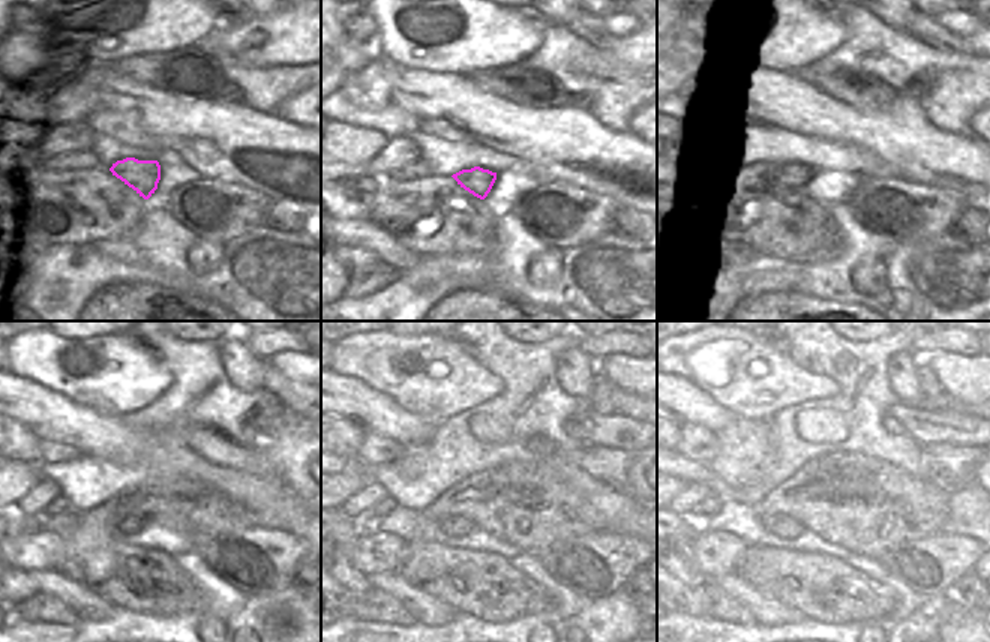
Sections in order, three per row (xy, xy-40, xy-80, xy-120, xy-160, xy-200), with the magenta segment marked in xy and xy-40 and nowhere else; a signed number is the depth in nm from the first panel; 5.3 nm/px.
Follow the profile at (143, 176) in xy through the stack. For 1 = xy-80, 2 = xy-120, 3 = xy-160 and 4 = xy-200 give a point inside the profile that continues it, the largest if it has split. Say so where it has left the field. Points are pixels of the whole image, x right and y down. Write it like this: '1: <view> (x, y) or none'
1: xy-80 (794, 174)
2: xy-120 (123, 522)
3: xy-160 (458, 525)
4: xy-200 (782, 525)

